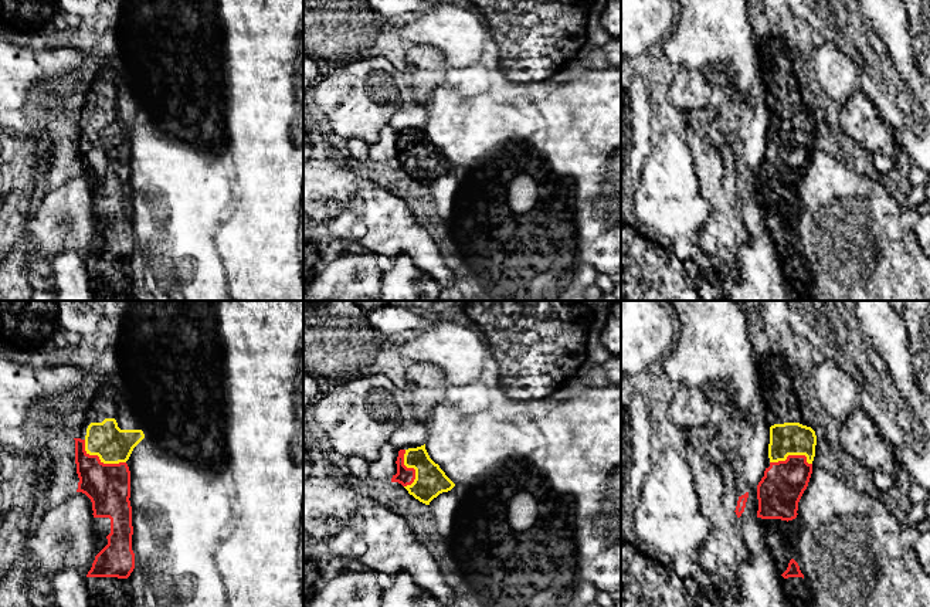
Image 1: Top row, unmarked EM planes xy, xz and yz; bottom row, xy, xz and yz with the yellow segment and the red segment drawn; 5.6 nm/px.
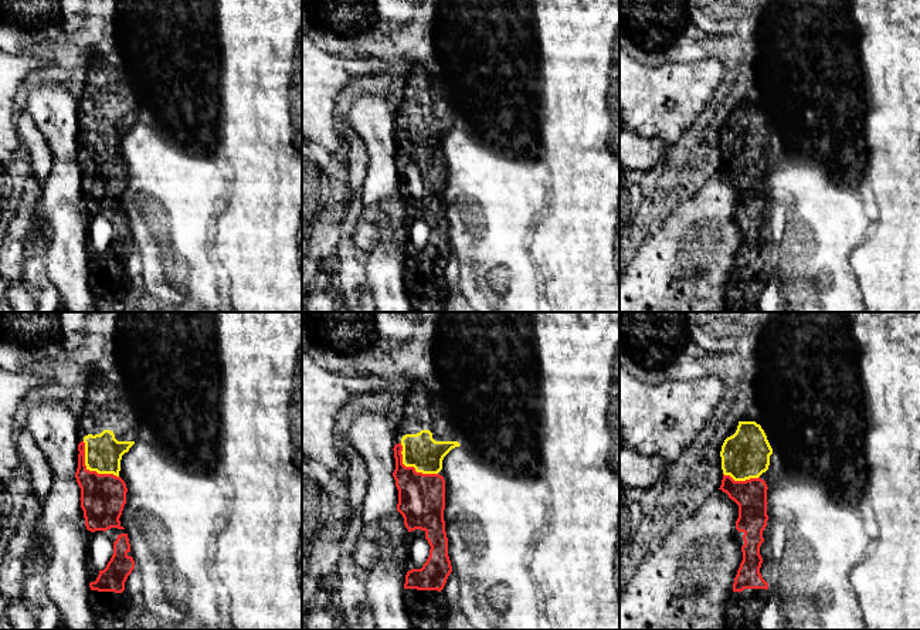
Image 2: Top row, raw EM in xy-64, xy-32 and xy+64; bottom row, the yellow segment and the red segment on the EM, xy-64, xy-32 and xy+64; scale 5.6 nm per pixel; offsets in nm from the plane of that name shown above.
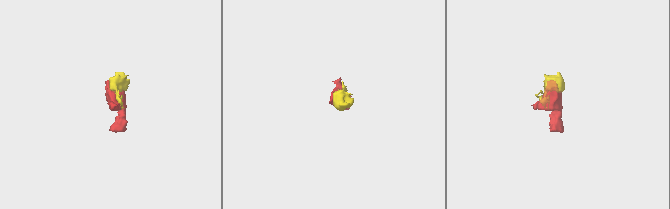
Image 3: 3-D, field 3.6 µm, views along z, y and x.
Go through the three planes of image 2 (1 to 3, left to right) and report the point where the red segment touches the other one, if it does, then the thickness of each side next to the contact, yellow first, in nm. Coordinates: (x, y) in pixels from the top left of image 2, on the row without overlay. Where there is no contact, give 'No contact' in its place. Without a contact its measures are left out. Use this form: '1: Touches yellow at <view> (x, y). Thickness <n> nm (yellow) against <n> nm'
1: Touches yellow at xy-64 (90, 152). Thickness 200 nm (yellow) against 260 nm
2: Touches yellow at xy-32 (410, 148). Thickness 200 nm (yellow) against 280 nm
3: Touches yellow at xy+64 (742, 162). Thickness 280 nm (yellow) against 180 nm

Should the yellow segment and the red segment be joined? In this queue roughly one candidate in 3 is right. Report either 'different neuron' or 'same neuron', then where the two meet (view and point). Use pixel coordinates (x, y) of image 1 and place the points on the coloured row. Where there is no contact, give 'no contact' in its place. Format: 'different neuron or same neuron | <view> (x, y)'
same neuron | xy (101, 460)

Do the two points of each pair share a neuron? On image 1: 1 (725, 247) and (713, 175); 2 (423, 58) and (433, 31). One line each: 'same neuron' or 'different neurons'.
1: same neuron
2: different neurons

